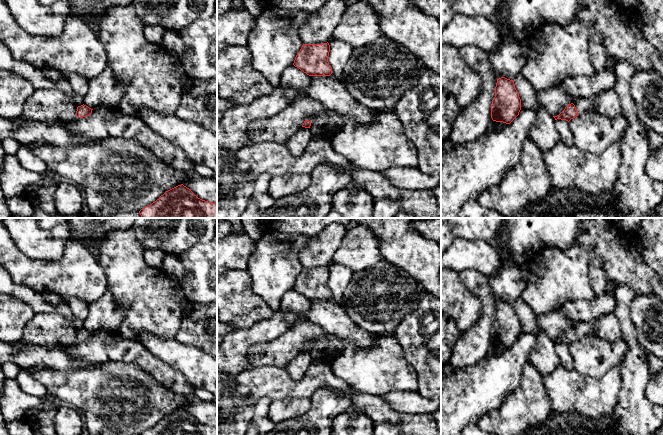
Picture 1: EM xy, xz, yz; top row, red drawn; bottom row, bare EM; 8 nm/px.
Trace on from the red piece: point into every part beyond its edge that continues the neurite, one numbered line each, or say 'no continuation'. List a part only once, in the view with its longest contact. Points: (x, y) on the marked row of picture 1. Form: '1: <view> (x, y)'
1: yz (583, 104)

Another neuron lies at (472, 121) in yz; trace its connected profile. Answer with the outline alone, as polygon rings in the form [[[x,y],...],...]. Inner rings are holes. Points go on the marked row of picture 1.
[[[475,45],[463,46],[458,50],[469,68],[481,76],[482,83],[477,98],[471,104],[461,108],[456,116],[450,136],[450,140],[455,145],[476,140],[487,132],[492,121],[491,104],[495,97],[497,83],[488,52]]]

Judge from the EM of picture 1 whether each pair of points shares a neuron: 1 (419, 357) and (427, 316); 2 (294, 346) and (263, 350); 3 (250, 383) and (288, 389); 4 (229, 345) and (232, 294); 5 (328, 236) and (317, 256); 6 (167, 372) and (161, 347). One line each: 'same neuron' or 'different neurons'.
1: same neuron
2: same neuron
3: same neuron
4: different neurons
5: same neuron
6: different neurons

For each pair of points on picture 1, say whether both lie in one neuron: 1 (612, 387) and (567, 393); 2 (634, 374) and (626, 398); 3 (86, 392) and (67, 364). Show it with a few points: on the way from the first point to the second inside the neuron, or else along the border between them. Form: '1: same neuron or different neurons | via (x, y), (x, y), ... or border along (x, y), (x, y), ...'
1: same neuron | via (601, 394), (578, 394)
2: same neuron | via (634, 380), (632, 392)
3: different neurons | border along (49, 367), (55, 370), (74, 369)

